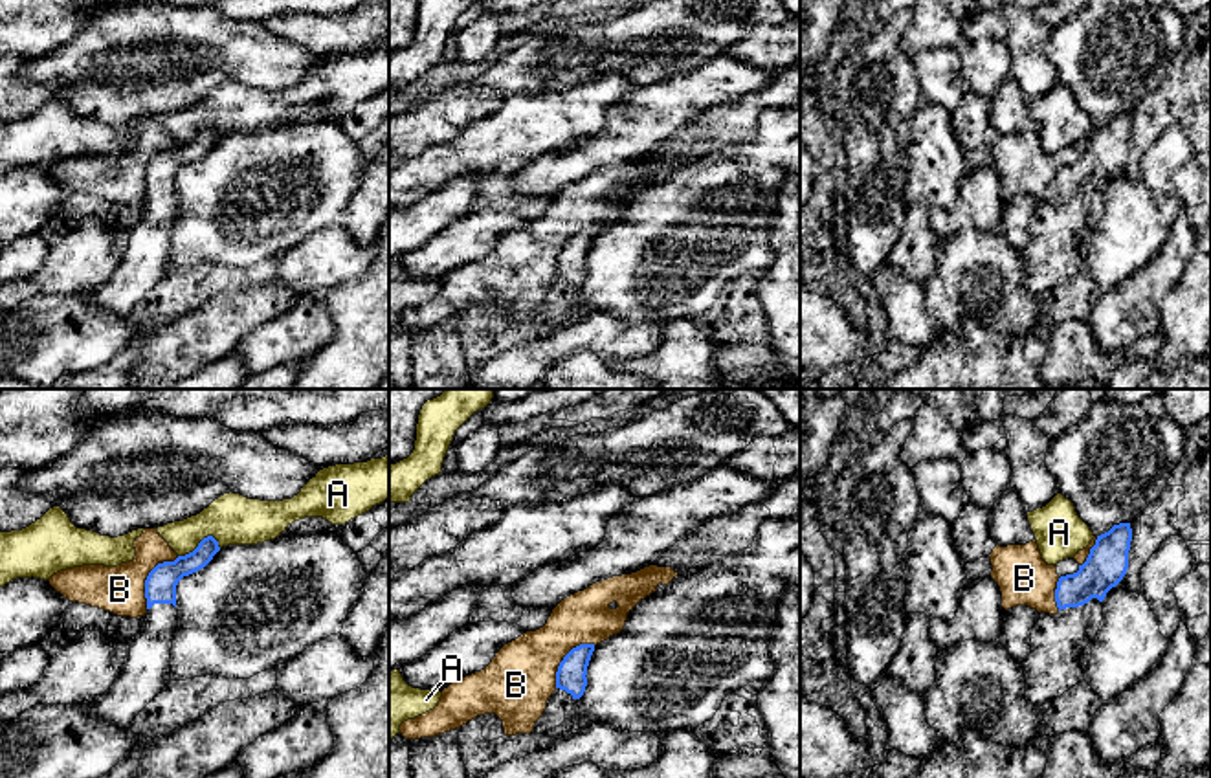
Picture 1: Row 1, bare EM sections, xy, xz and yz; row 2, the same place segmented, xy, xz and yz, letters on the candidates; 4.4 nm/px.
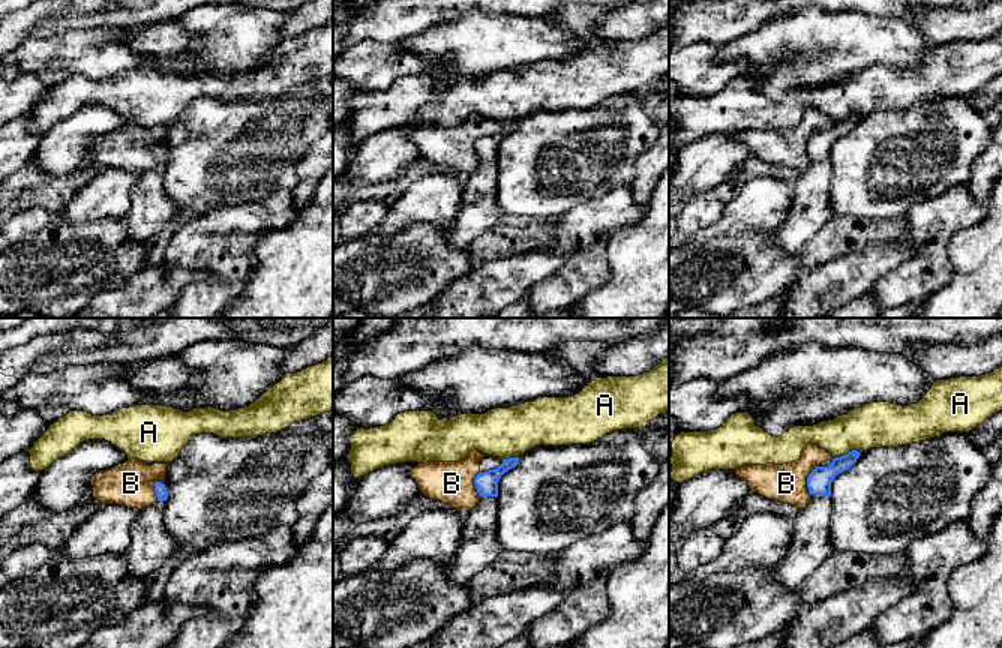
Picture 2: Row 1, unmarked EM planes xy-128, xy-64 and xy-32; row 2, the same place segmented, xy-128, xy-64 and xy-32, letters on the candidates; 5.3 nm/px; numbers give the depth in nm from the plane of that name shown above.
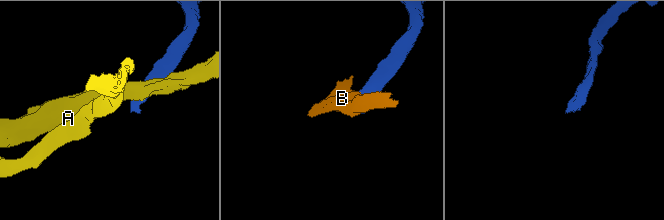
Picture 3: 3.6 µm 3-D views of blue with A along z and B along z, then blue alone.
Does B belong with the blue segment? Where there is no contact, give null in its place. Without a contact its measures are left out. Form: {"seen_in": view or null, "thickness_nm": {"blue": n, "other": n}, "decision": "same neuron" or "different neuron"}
{"seen_in": "xy", "thickness_nm": {"blue": 140, "other": 220}, "decision": "different neuron"}

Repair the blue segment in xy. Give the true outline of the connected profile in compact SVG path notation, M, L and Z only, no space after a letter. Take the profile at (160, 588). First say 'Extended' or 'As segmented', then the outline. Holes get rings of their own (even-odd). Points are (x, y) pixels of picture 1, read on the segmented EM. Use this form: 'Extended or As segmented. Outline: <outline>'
Extended. Outline: M213 536L174 561L158 563L145 580L143 628L127 642L127 657L114 684L94 703L88 717L132 728L134 717L171 681L171 648L178 626L176 585L204 569L220 550Z

